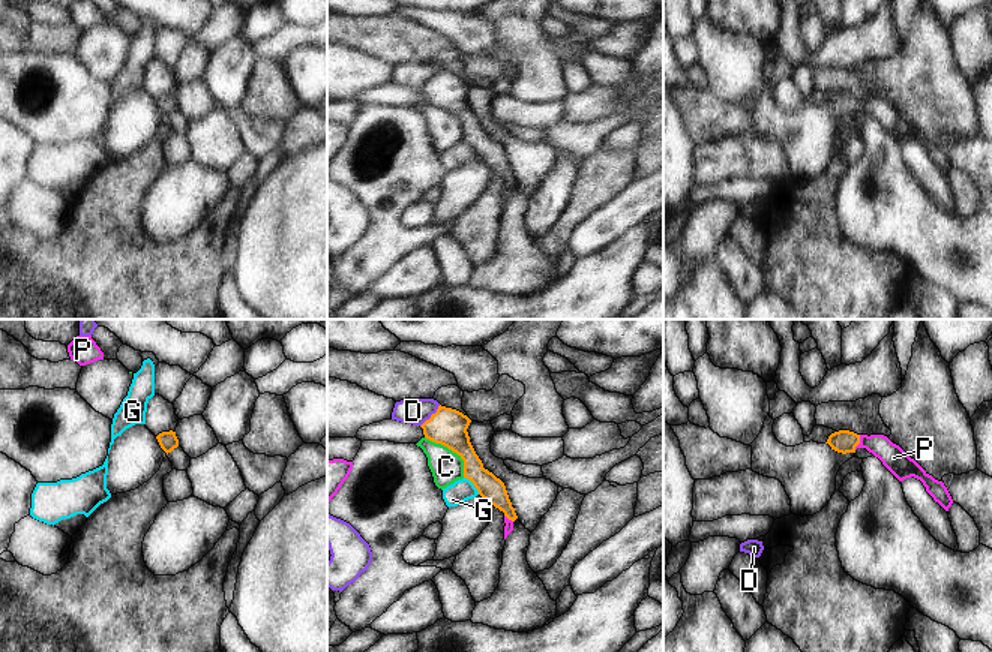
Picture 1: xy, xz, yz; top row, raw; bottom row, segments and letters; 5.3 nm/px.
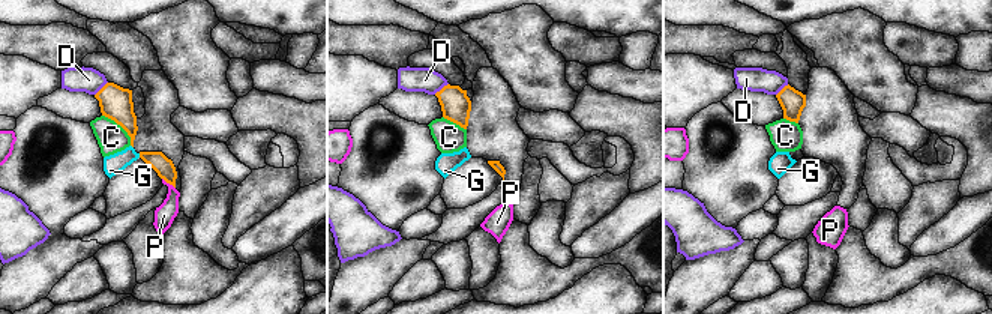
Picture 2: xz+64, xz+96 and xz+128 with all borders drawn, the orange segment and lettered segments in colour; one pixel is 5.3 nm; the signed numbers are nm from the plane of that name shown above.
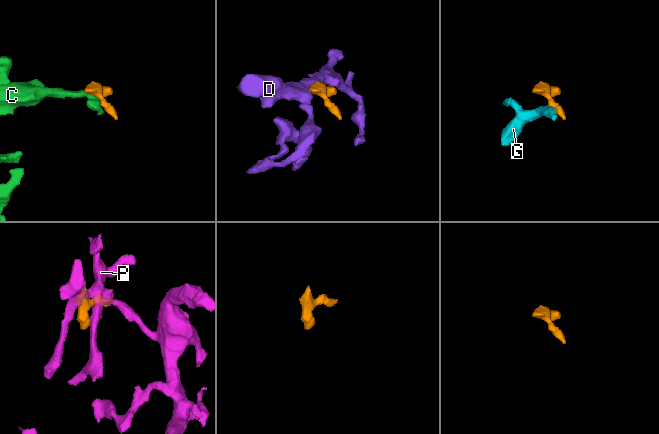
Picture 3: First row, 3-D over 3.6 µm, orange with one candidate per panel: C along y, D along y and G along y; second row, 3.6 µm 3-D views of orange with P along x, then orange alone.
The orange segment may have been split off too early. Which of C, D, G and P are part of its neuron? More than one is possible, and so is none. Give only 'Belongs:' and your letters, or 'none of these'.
Belongs: P

